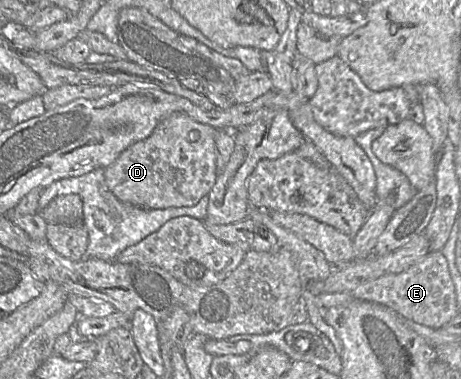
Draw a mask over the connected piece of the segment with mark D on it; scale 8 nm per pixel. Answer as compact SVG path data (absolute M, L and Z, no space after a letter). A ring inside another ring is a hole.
M170 113L150 136L129 146L105 169L106 186L122 202L144 209L195 205L209 194L218 176L216 132L185 113Z

